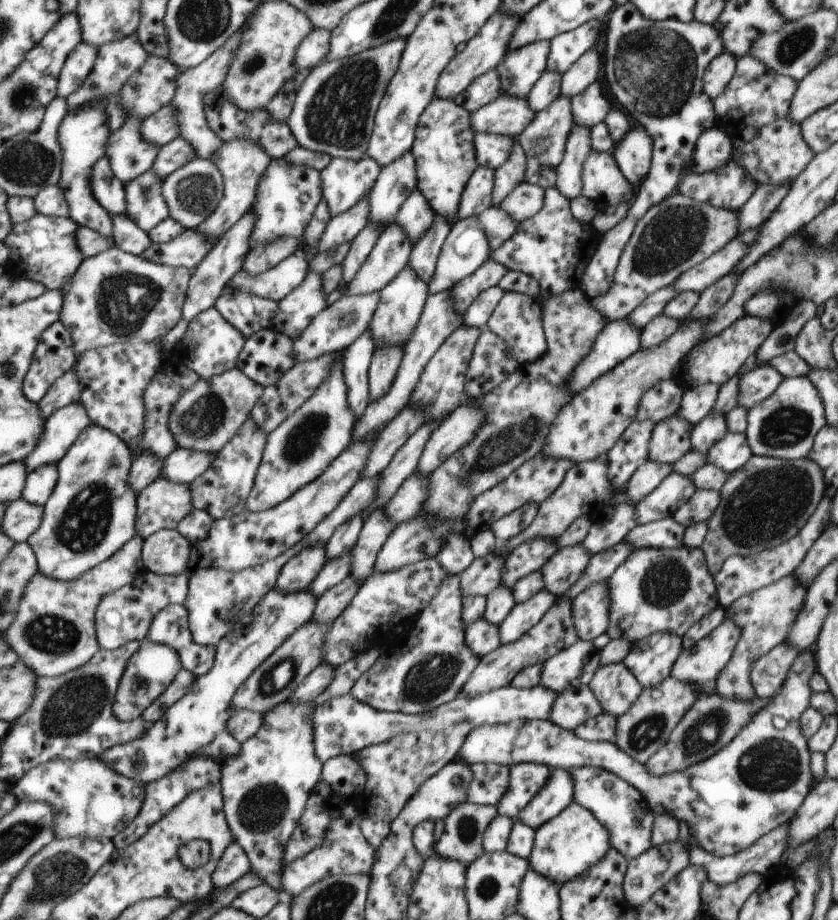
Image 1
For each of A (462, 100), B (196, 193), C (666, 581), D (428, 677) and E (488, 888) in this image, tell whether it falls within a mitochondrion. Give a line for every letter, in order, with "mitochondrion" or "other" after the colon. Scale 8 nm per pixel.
A: other
B: mitochondrion
C: mitochondrion
D: mitochondrion
E: mitochondrion

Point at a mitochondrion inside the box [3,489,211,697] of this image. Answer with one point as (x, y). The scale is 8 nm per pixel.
(55, 636)

